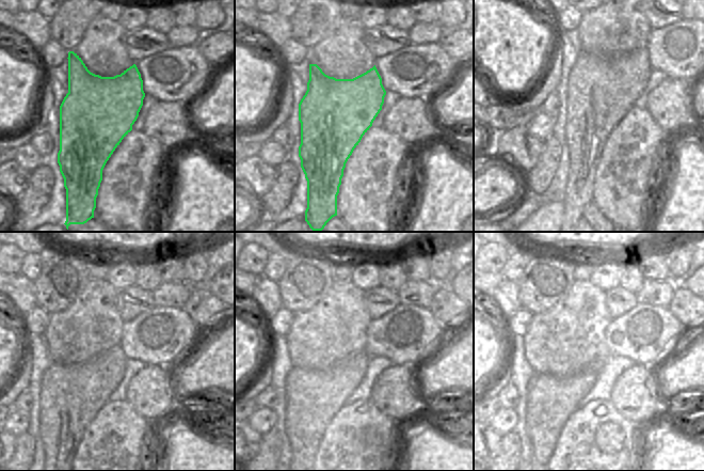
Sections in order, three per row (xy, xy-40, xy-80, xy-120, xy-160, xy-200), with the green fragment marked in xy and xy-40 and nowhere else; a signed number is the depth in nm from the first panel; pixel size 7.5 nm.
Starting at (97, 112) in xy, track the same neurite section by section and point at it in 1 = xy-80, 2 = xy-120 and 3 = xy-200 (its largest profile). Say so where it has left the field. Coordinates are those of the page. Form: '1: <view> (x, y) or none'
1: xy-80 (559, 144)
2: xy-120 (72, 395)
3: xy-200 (550, 401)

